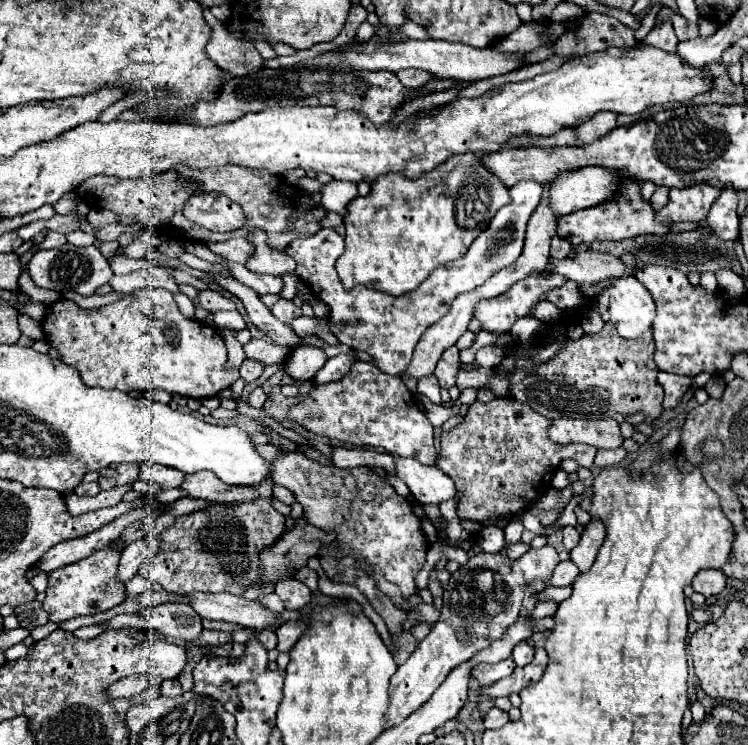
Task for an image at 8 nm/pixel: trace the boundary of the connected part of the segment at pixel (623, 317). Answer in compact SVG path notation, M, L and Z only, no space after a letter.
M630 274L610 288L610 322L624 338L640 338L654 322L656 308L650 292Z

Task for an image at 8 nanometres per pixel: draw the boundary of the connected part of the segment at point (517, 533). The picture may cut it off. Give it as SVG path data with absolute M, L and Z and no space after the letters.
M512 518L510 522L508 522L508 526L504 528L504 536L506 536L506 544L504 544L504 548L502 550L506 550L512 542L516 542L516 538L520 540L520 536L522 536L522 522L518 520L518 518Z

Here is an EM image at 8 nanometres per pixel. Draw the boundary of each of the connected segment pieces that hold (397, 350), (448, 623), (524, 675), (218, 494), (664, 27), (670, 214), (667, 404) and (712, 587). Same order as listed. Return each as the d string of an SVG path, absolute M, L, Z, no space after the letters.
M532 180L518 182L510 188L510 196L512 202L496 212L486 232L482 232L482 236L470 244L468 252L460 260L452 260L446 266L436 268L436 272L432 272L432 276L428 276L420 288L398 298L368 288L358 288L358 292L354 292L342 286L334 262L344 252L344 238L334 228L320 228L314 236L296 238L286 248L286 254L296 260L298 278L308 284L316 298L330 306L330 322L334 324L332 334L338 338L338 342L350 346L352 350L370 354L376 362L376 368L380 368L384 374L398 376L408 368L414 346L422 332L446 316L456 296L478 288L488 278L492 278L492 274L500 272L500 268L506 268L518 260L524 246L526 224L540 202L542 186Z
M478 554L470 558L458 572L454 572L444 588L442 616L432 632L418 644L412 656L398 666L390 680L390 708L386 728L400 724L408 714L416 712L444 682L448 672L470 660L478 650L488 648L492 640L498 640L510 624L520 616L524 598L524 576L520 566L510 562L504 554Z
M538 648L532 664L516 668L512 676L502 678L502 680L498 680L496 684L492 684L488 688L480 688L480 694L498 698L498 696L510 696L512 692L520 692L522 688L538 682L542 678L542 674L544 674L546 666L548 666L548 654L546 654L544 648Z
M196 472L186 476L182 490L188 492L192 498L204 500L218 500L218 502L244 502L256 498L272 498L272 480L264 480L264 484L256 484L256 488L232 488L222 480L216 480L212 472Z
M664 20L664 22L656 22L652 32L646 36L644 44L648 46L654 46L654 48L662 48L666 52L676 52L676 44L678 44L678 38L674 34L674 28L672 28L672 20Z
M694 184L688 188L672 188L668 204L658 212L660 220L678 222L700 222L708 214L712 202L720 196L720 190L708 184Z
M660 372L658 374L658 382L662 384L666 398L664 398L664 410L672 410L680 404L684 392L690 388L692 378L688 376L676 376L676 374L668 374L668 372Z
M702 570L694 580L692 580L692 588L694 592L708 596L716 596L724 590L726 586L726 576L722 574L722 570Z

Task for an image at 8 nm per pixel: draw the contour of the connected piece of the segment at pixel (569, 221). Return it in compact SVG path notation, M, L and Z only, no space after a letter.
M636 182L624 184L622 192L616 200L562 216L558 222L560 222L558 236L574 246L602 242L602 240L626 240L626 238L640 236L640 234L666 234L670 230L670 224L656 222L656 214L648 202L642 202L640 186Z

